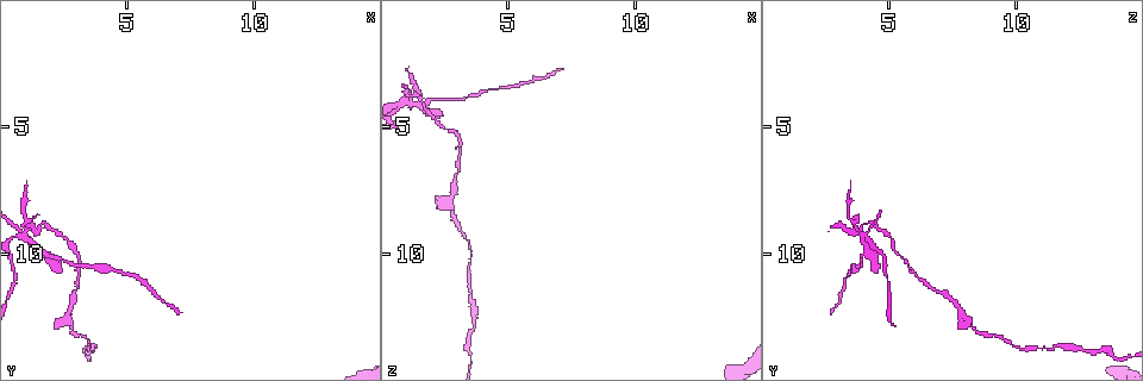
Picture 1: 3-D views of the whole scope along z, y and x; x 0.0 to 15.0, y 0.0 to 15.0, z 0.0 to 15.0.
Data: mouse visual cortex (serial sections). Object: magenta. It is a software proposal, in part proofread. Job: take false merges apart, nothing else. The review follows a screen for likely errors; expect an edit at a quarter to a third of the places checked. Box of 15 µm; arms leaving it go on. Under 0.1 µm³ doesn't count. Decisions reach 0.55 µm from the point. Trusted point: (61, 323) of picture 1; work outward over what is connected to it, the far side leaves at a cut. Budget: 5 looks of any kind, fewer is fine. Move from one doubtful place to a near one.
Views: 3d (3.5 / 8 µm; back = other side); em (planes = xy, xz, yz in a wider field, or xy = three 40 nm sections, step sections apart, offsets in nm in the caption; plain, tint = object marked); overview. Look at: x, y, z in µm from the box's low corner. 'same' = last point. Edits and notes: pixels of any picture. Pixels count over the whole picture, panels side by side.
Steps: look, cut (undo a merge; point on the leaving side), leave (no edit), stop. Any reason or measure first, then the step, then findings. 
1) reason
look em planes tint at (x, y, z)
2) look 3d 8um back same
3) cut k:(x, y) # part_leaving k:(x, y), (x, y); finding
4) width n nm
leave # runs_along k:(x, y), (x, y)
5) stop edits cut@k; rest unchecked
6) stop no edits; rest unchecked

four arms meet
look 3d 3.5um at (1.0, 9.3, 4.0)

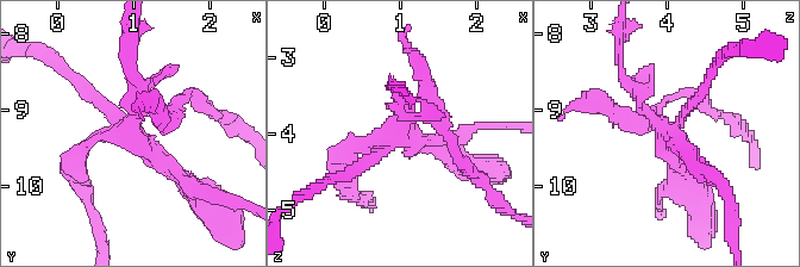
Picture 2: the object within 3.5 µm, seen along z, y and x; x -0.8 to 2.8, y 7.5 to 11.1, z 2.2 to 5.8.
look em planes tint at (0.95, 9.30, 3.95)

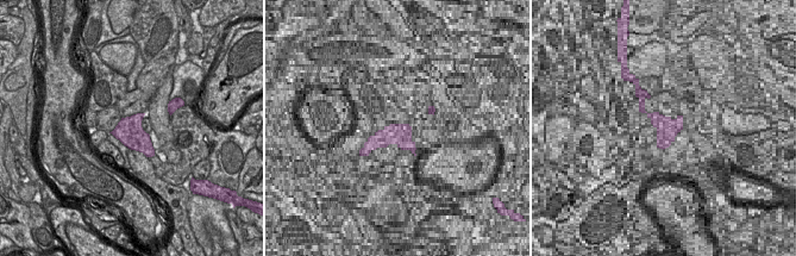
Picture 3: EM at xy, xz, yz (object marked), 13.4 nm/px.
leave # runs_along 2:(182, 95), (131, 132), (191, 184); continuous, no second cell

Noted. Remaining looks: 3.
thick turns thin
look 3d 8um at (3.6, 13.7, 12.5)

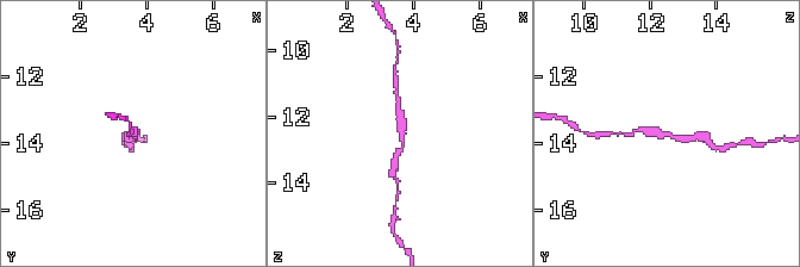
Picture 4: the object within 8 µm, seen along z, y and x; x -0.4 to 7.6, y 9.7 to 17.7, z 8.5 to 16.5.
arm_widths 150, 200 nm; shape alone is not enough
look em xy step 2 tint at (3.7, 13.8, 12.5)

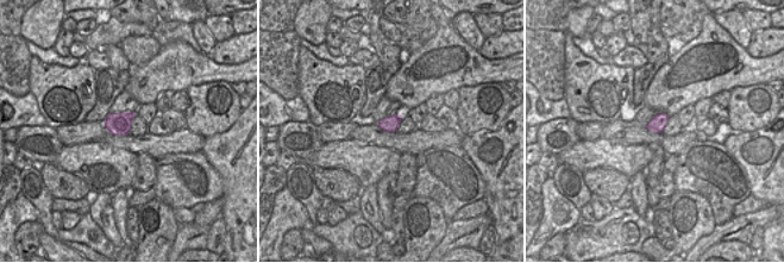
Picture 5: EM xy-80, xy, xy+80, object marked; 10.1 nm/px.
leave # runs_along 4:(397, 101), (402, 148), (394, 163); one cell here

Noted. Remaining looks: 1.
stop no edits; rest unchecked

